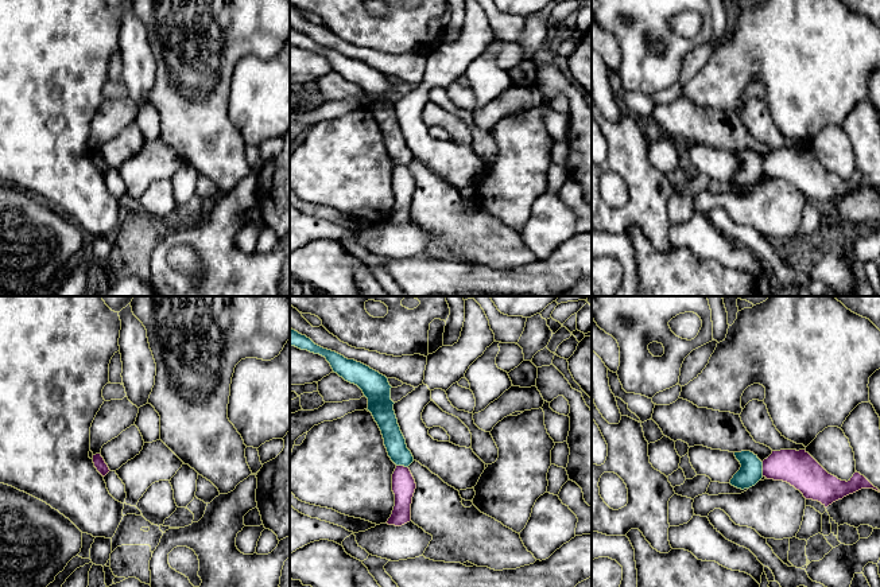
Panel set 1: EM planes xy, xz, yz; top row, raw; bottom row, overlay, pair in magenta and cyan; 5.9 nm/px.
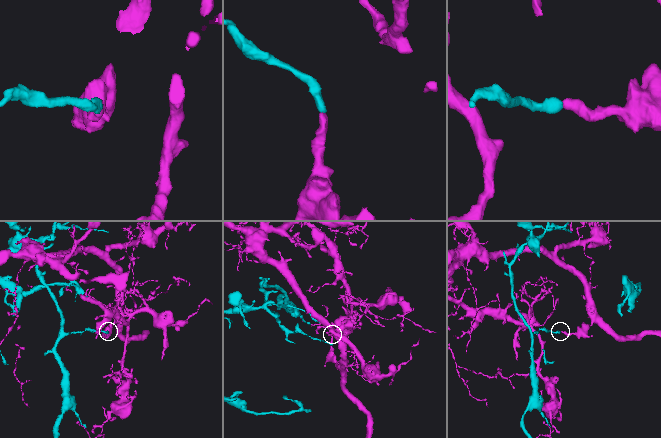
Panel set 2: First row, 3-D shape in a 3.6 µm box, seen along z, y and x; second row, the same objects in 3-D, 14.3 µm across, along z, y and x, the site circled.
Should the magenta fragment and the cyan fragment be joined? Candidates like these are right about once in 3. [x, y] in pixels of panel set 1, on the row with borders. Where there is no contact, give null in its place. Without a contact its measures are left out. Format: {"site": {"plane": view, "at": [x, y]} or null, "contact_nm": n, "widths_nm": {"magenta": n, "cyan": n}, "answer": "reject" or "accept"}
{"site": {"plane": "yz", "at": [763, 469]}, "contact_nm": 90, "widths_nm": {"magenta": 220, "cyan": 140}, "answer": "reject"}

